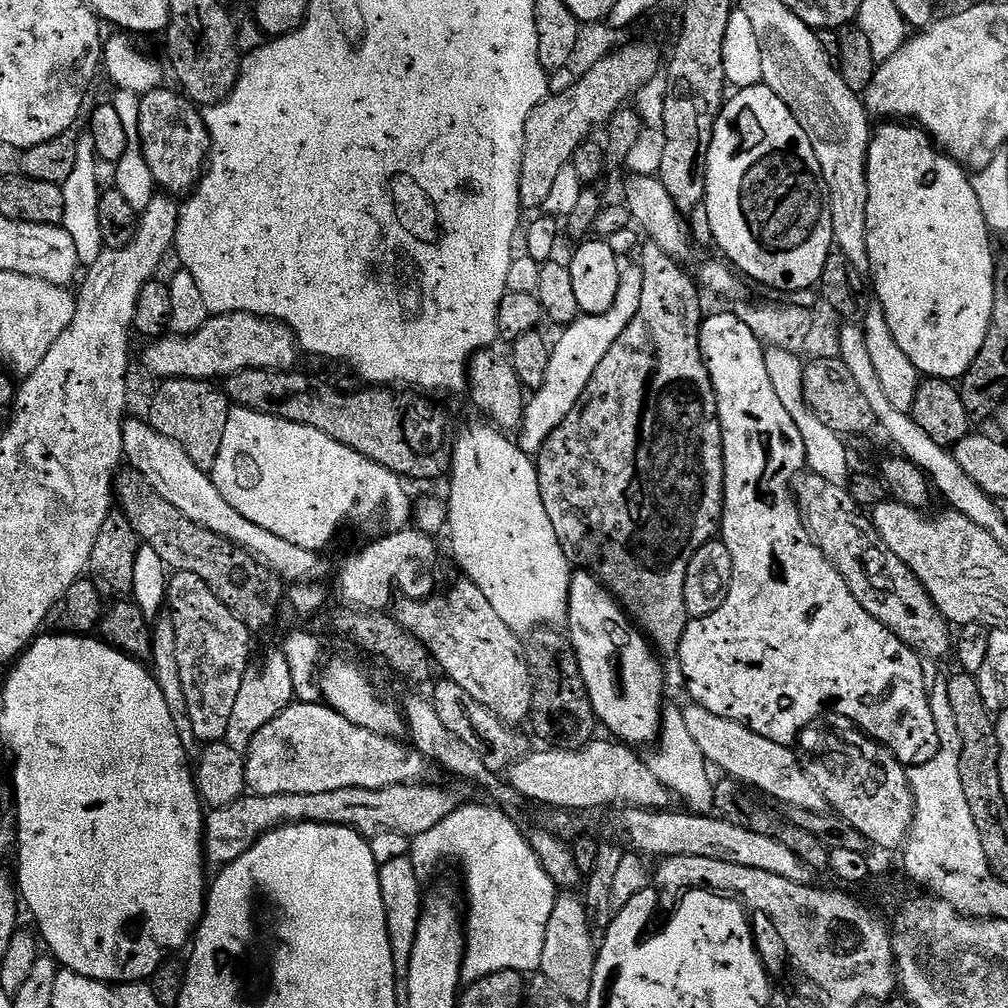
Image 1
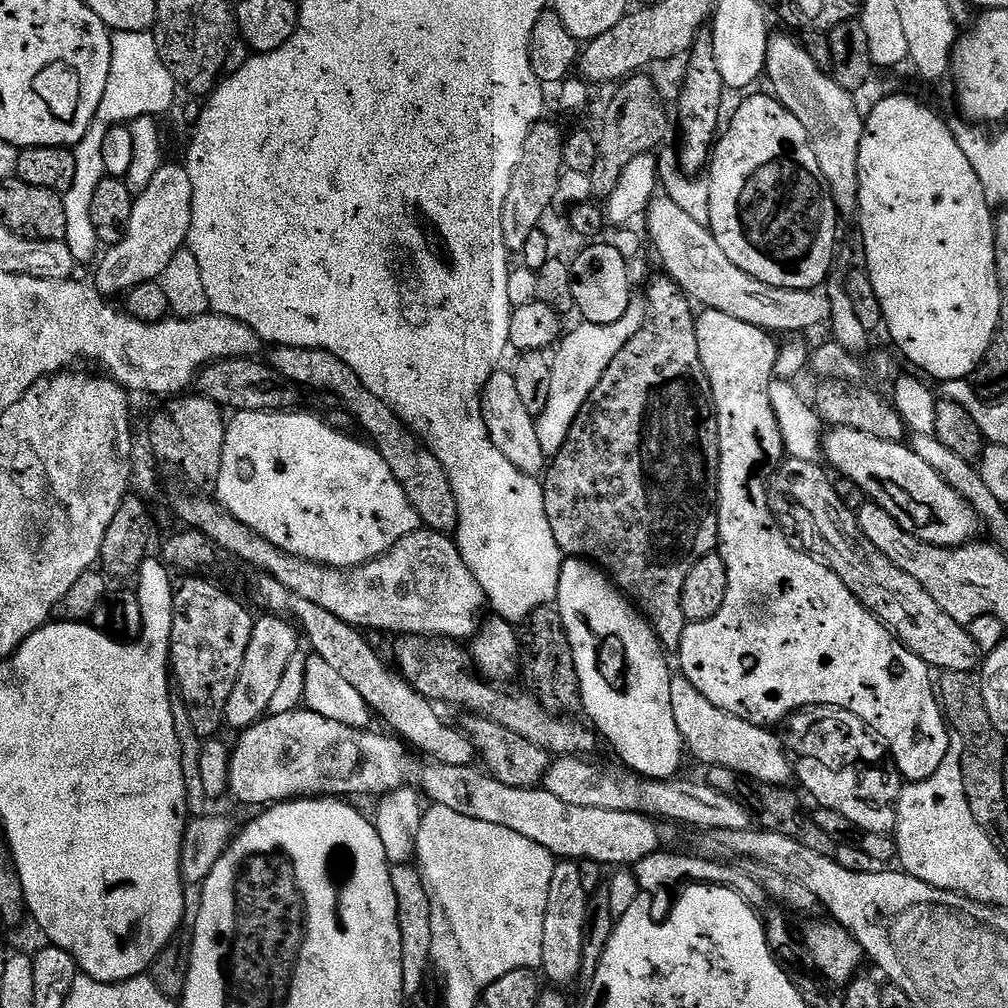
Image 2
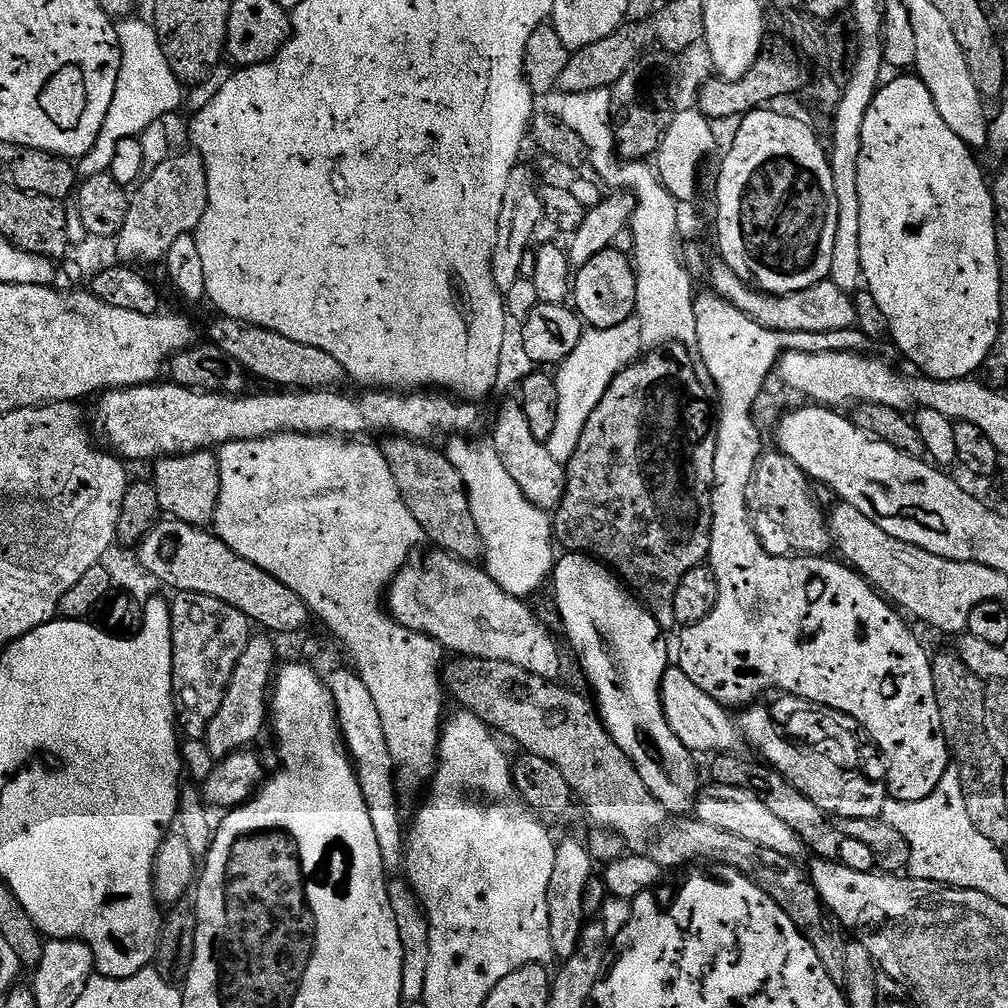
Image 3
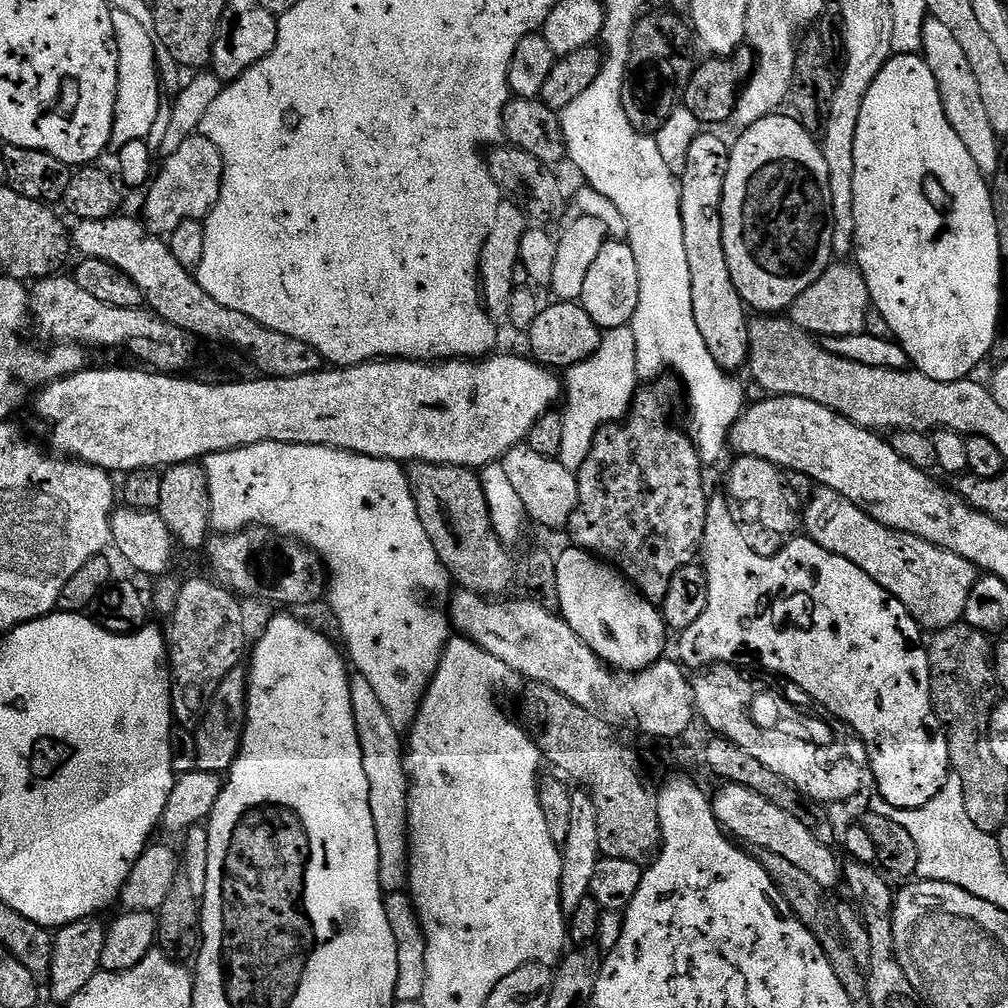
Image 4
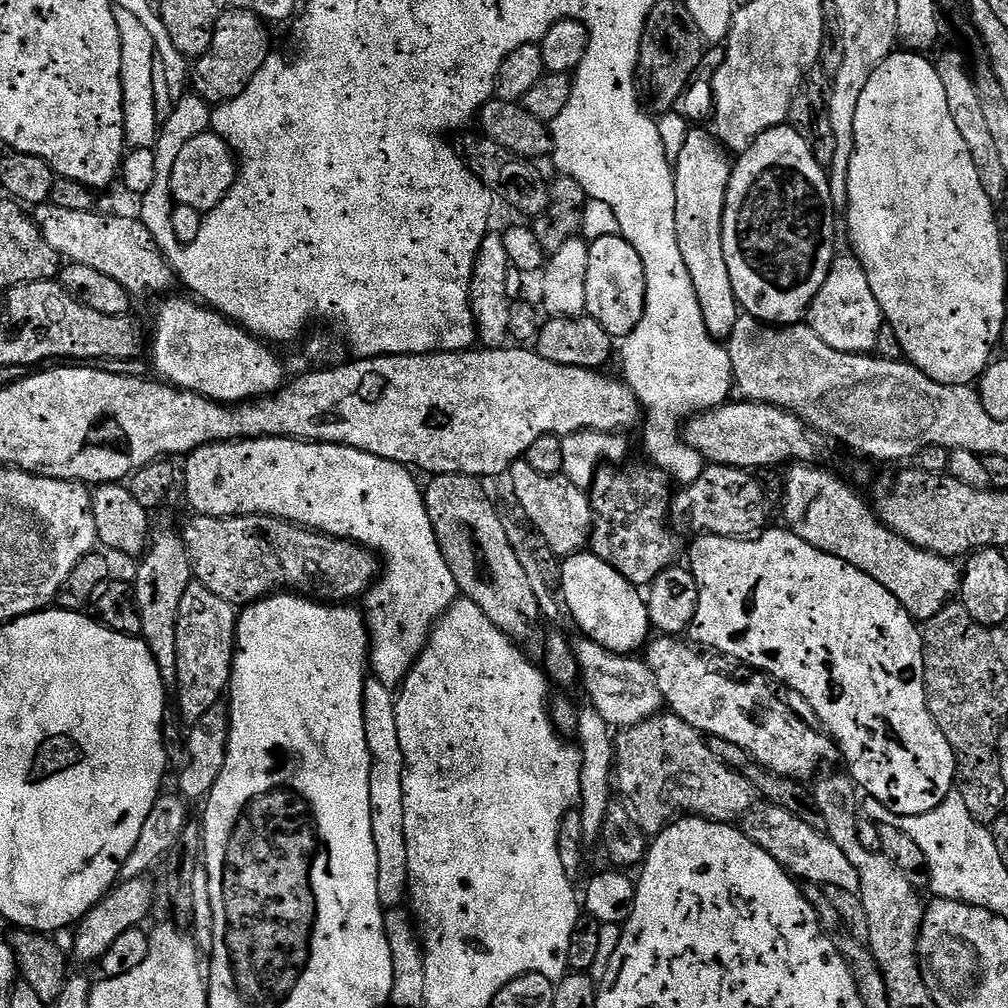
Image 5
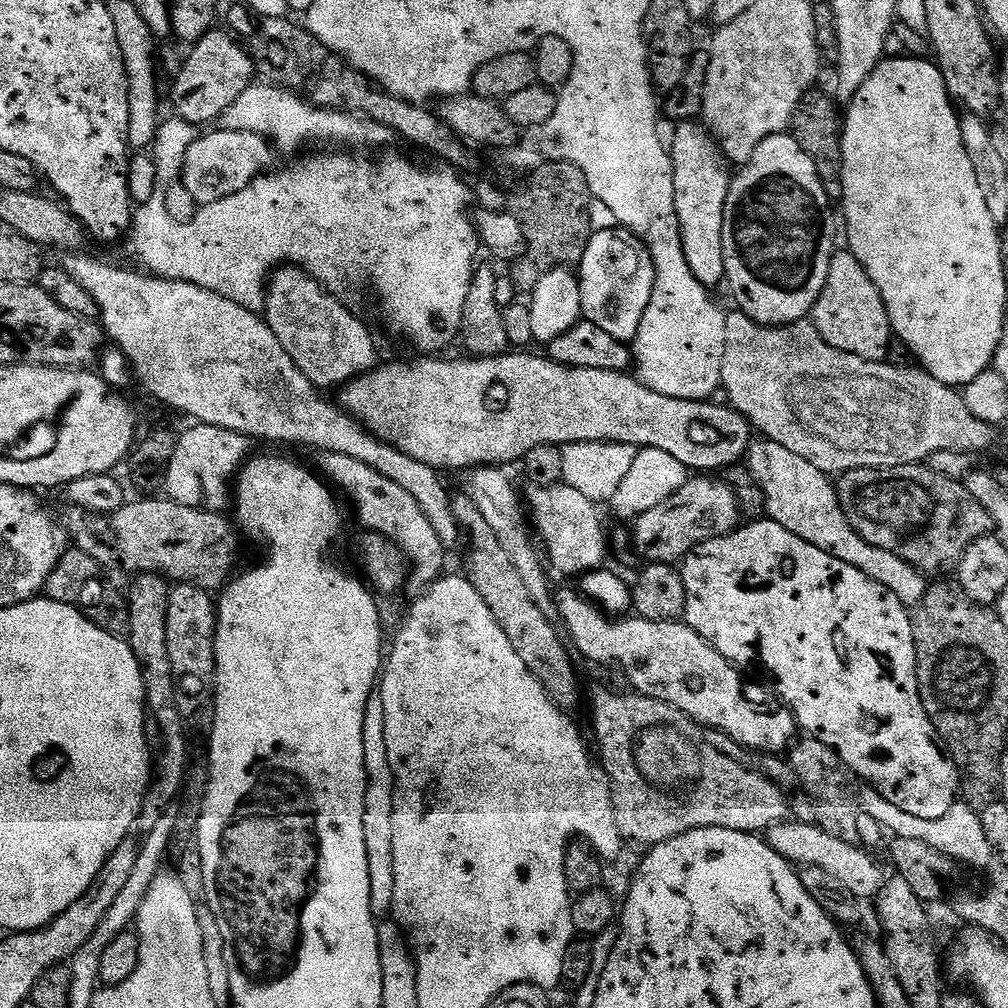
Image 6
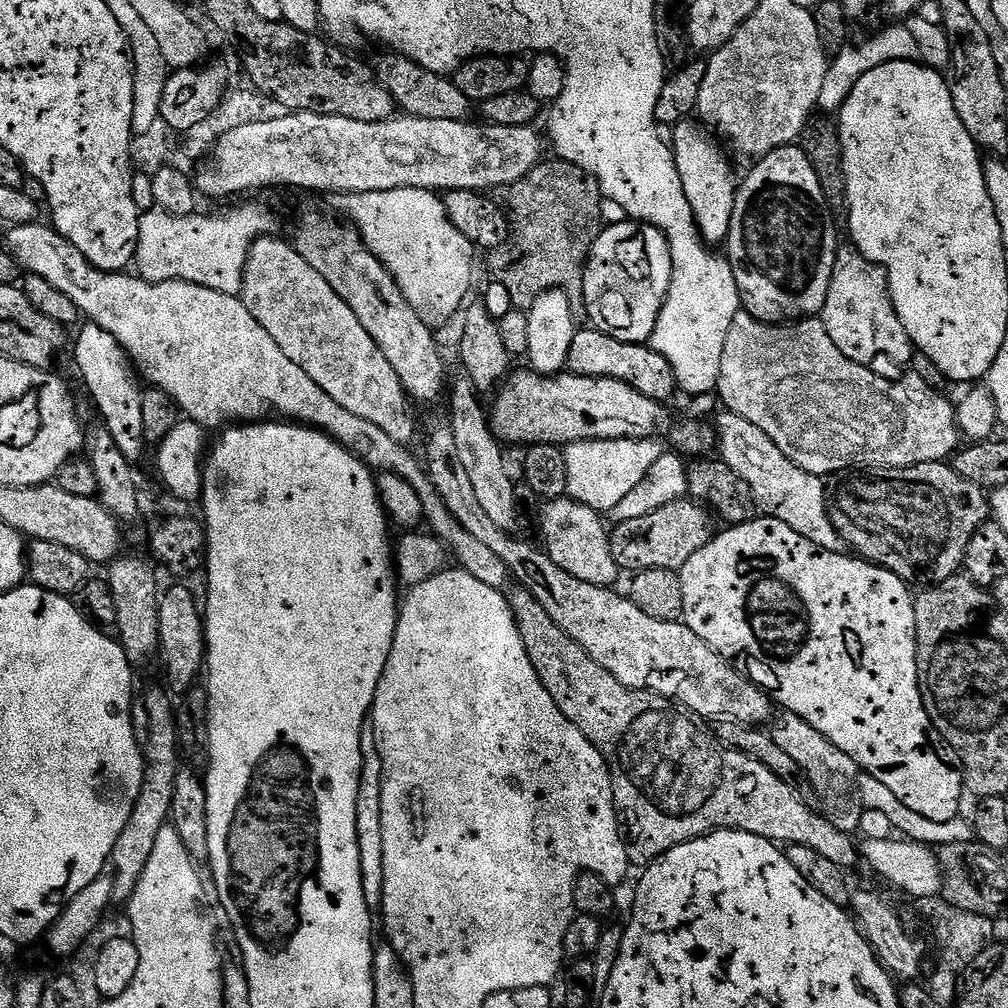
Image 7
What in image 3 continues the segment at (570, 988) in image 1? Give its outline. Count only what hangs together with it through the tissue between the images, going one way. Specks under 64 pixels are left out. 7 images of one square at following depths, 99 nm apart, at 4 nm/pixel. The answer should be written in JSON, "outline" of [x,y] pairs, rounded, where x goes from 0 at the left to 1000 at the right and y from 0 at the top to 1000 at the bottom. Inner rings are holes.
{"outline":[[[563,829],[551,838],[550,864],[546,867],[546,883],[542,883],[542,899],[546,907],[546,938],[549,949],[564,952],[573,938],[581,910],[577,899],[577,887],[581,887],[581,875],[589,868],[589,854],[582,836],[571,829]]]}

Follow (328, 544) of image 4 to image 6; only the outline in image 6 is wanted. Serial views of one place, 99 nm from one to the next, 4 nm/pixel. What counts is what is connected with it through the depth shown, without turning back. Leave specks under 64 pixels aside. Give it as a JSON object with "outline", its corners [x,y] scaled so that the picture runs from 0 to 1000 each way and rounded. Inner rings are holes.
{"outline":[[[195,420],[190,424],[194,425],[187,425],[183,430],[180,428],[175,434],[173,454],[169,454],[167,469],[163,471],[162,487],[165,489],[166,495],[177,498],[181,502],[221,509],[225,500],[227,503],[228,493],[232,488],[232,477],[247,455],[247,434],[228,427],[220,427],[216,423],[208,423],[207,421]],[[325,450],[320,456],[322,468],[320,471],[338,489],[341,487],[349,495],[351,503],[357,504],[361,500],[361,509],[357,512],[358,525],[382,532],[399,545],[407,561],[407,575],[410,580],[413,578],[417,585],[421,585],[426,579],[432,579],[441,566],[442,545],[435,530],[431,530],[427,518],[423,518],[423,510],[419,510],[419,502],[415,502],[415,498],[411,498],[411,494],[407,494],[407,490],[403,490],[403,486],[399,486],[395,478],[387,478],[387,474],[375,470],[375,466],[355,458],[353,454]]]}

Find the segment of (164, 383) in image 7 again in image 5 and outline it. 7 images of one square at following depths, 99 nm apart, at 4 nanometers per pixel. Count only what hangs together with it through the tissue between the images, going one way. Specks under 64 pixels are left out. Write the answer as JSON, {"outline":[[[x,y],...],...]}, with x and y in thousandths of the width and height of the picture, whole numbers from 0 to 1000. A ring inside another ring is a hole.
{"outline":[[[190,296],[186,297],[165,299],[155,310],[155,326],[149,329],[151,361],[155,364],[154,372],[162,380],[170,381],[180,389],[191,389],[206,397],[215,397],[217,401],[241,401],[260,393],[268,393],[282,384],[282,365],[261,336],[251,333],[249,329],[243,329],[237,321],[219,313],[201,301]]]}

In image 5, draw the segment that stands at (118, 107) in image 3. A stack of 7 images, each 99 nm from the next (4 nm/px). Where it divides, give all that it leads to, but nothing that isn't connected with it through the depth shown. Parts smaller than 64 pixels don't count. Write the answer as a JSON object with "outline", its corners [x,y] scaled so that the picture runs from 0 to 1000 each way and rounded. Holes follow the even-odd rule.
{"outline":[[[114,8],[114,21],[117,24],[118,40],[121,42],[121,89],[123,111],[123,137],[128,148],[151,147],[159,130],[155,100],[155,47],[149,30],[127,10]]]}

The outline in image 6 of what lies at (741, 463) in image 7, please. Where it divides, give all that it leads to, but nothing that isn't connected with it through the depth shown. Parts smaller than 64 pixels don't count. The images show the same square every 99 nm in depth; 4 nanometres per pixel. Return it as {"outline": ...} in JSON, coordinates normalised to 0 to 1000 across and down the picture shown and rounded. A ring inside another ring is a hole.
{"outline":[[[761,435],[751,436],[743,444],[740,467],[752,478],[761,511],[768,519],[804,538],[804,542],[812,542],[812,546],[855,565],[855,569],[871,577],[881,587],[886,587],[898,601],[913,600],[923,582],[917,568],[895,554],[871,542],[863,542],[863,538],[847,527],[833,501],[829,480],[821,477],[824,476],[822,469],[812,466],[812,462],[804,462],[800,454],[784,450],[780,442],[772,442],[772,438]]]}

